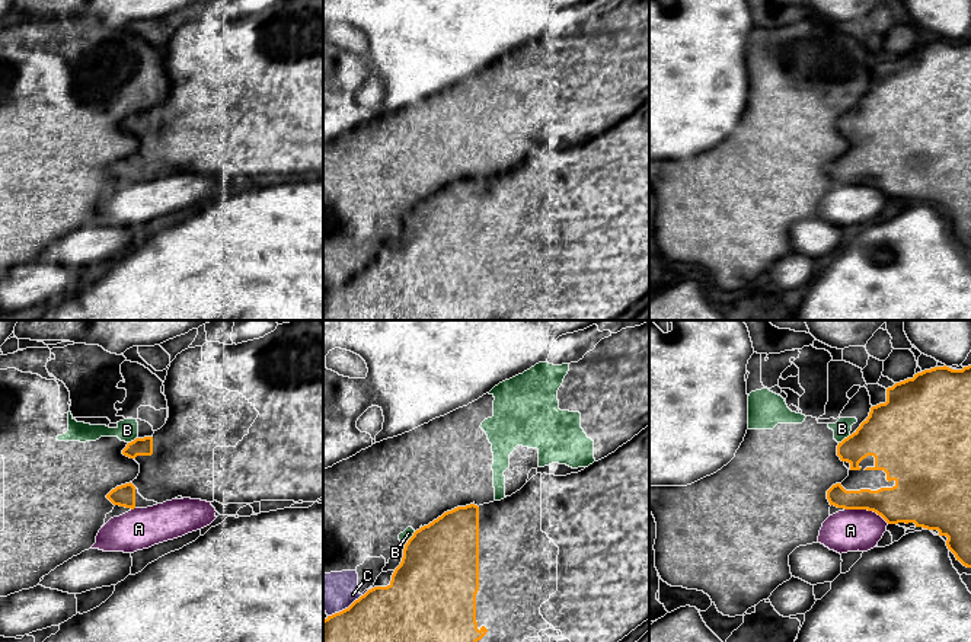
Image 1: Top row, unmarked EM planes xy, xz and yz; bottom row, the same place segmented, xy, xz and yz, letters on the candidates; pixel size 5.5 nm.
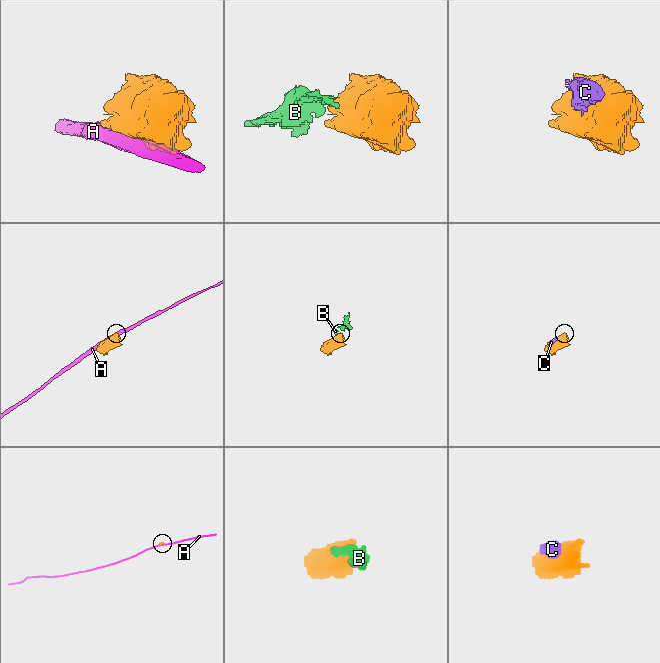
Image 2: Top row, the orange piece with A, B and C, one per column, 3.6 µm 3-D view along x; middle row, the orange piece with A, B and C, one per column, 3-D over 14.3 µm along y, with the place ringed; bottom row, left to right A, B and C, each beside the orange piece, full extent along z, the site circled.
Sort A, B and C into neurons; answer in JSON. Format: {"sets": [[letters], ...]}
{"sets": [["A"], ["B", "C"]]}

